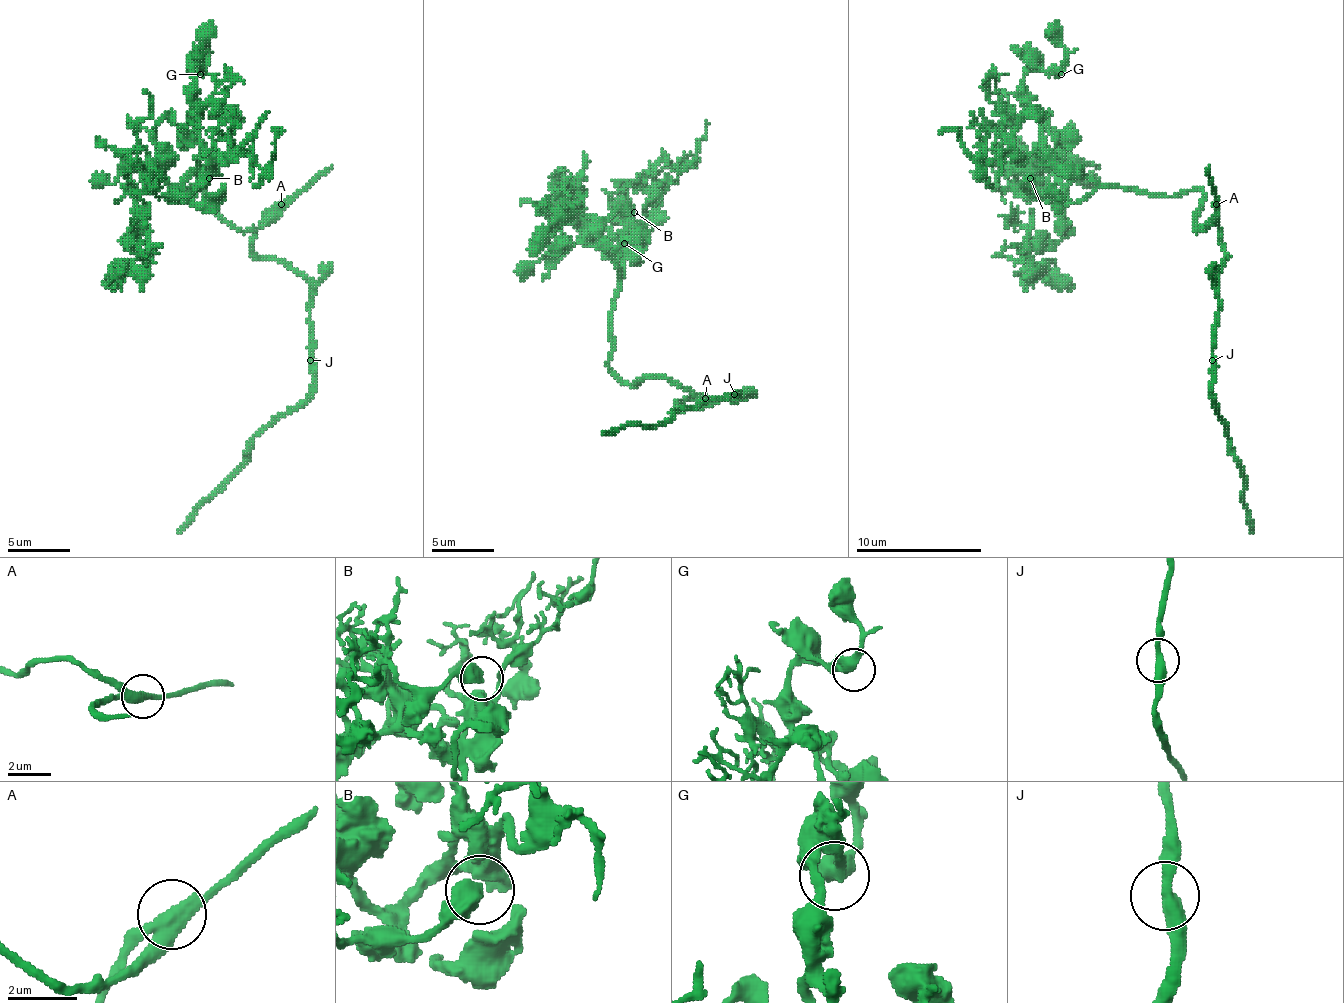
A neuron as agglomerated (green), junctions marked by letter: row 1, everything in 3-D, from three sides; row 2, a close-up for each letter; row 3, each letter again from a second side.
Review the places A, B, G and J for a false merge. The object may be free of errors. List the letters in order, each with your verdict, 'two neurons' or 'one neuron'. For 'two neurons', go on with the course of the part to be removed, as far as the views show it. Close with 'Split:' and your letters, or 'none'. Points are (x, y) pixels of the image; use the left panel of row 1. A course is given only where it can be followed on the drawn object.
A: one neuron
B: one neuron
G: one neuron
J: one neuron
Split: none

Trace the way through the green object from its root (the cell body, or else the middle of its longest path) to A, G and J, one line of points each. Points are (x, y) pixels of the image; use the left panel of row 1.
A: (225, 219), (244, 231), (253, 231), (281, 203)
G: (225, 219), (200, 190), (184, 193), (197, 181), (200, 162), (190, 115), (197, 65), (200, 74)
J: (225, 219), (244, 231), (266, 225), (256, 231), (253, 250), (285, 259), (310, 285), (310, 360)

